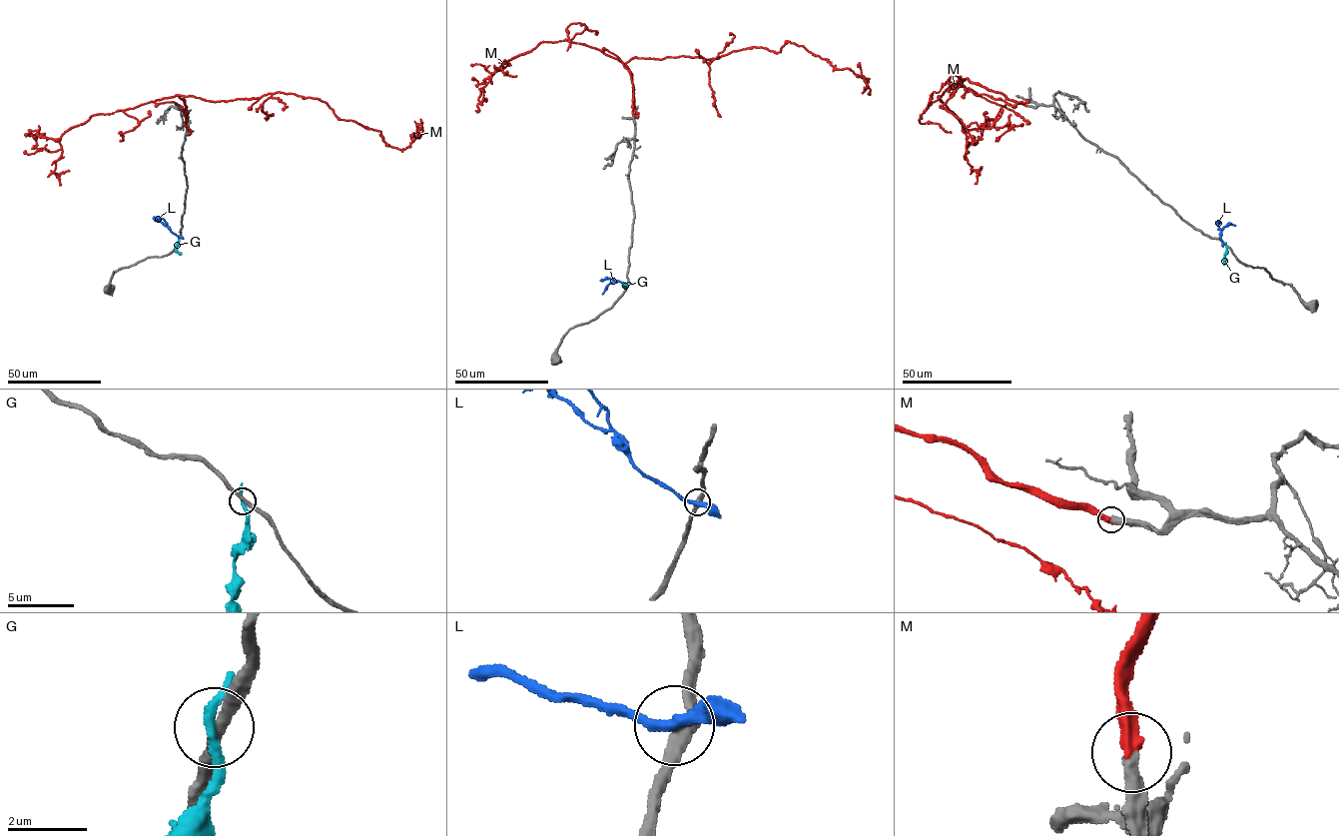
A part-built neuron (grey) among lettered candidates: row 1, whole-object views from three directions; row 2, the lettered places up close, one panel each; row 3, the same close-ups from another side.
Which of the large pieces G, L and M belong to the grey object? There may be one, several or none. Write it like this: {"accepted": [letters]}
{"accepted": ["M"]}

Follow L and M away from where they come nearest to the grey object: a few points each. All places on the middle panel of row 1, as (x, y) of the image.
L: (627, 284), (610, 278), (600, 280)
M: (633, 115), (625, 64), (635, 57), (776, 53), (789, 41), (851, 69), (868, 93)

